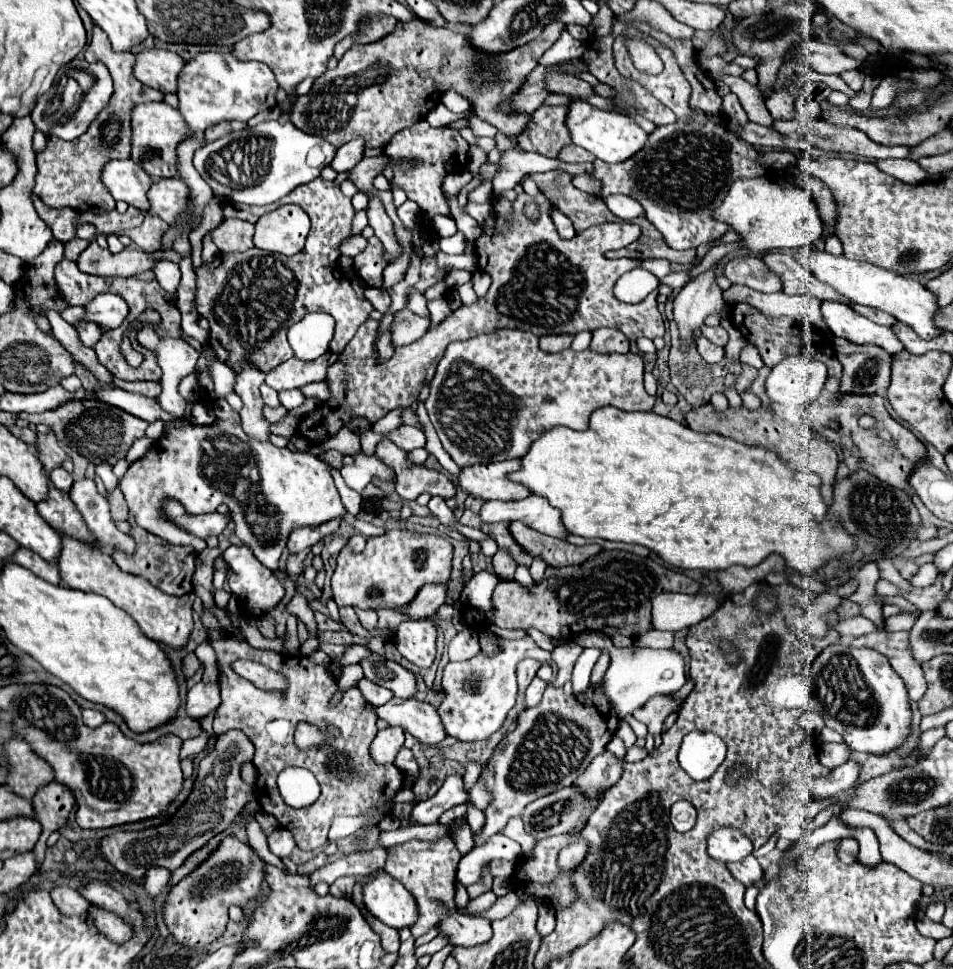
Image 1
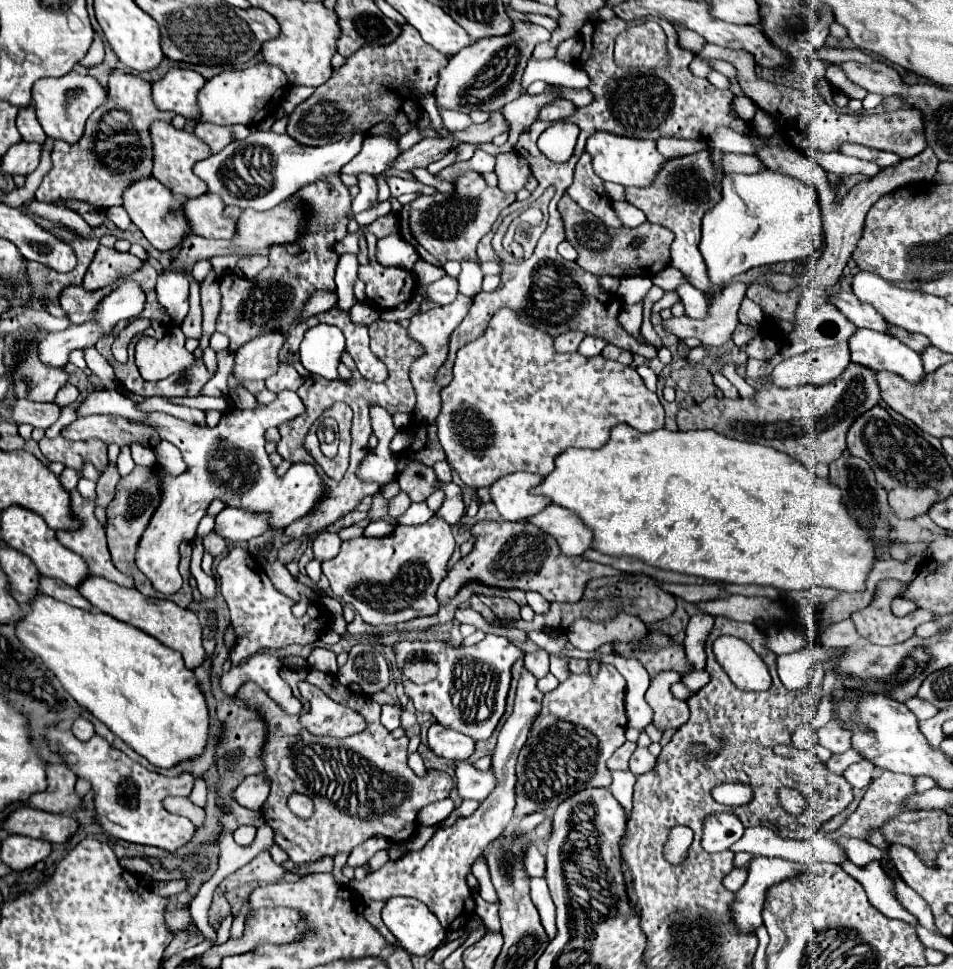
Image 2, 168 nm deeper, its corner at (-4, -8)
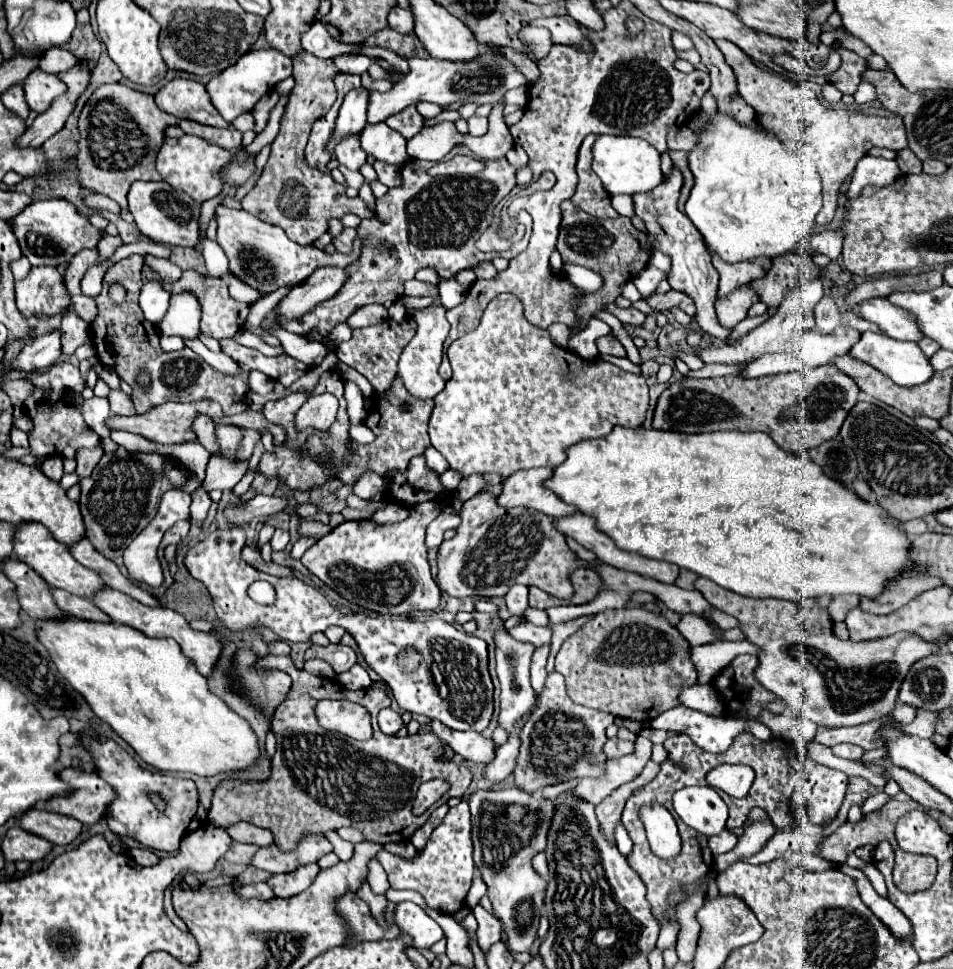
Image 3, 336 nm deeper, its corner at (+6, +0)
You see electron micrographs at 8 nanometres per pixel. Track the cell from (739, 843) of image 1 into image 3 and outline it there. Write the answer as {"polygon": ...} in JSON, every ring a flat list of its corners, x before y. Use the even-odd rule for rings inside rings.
{"polygon":[[688,786,674,794,674,812,684,824,710,838,726,828,728,806,710,786]]}

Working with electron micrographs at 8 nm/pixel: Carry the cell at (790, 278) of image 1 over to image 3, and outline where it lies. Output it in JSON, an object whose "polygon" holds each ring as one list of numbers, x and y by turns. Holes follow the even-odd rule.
{"polygon":[[872,298,860,302,858,314,868,322,874,322,890,338,912,342,918,342,922,338,916,322,906,312,900,312,896,306,892,306,886,298]]}

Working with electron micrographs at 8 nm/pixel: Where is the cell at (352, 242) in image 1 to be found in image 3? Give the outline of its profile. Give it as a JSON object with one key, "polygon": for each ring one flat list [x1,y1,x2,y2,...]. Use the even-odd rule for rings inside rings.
{"polygon":[[344,228,344,230,332,240,332,244,336,246,336,250,338,250,340,254,350,254,350,252,352,252,352,242,354,242,354,238,356,238,356,228]]}

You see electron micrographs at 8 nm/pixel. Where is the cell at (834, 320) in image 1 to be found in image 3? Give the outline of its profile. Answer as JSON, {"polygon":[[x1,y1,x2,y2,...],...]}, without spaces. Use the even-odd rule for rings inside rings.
{"polygon":[[864,332,860,340,850,348,848,356,874,366,876,370,892,378,898,386,918,386,918,384,924,384,934,374,932,366,928,364,928,358,922,354,916,342,900,342,876,332]]}

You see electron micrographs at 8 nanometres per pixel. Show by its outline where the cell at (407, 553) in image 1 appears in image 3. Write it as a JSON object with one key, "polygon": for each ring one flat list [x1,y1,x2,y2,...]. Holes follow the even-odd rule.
{"polygon":[[428,500,422,504,416,504,408,510,408,518,396,524,386,524,378,526,368,520,358,520,358,522,342,522,336,526,328,536,318,540,308,552,302,556,302,564,318,576,328,588,338,592,342,598,348,602,374,610,378,614,408,614,414,610,438,610,442,592,436,586,432,574,430,574,430,564,428,564,428,546,424,542,426,538,426,526,442,512,438,500]]}

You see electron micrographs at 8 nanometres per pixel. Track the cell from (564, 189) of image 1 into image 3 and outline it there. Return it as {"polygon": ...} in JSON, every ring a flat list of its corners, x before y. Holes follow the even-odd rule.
{"polygon":[[570,200,562,202,562,222,560,222,560,234,558,234,558,250,562,254,564,264,578,264,592,268,604,276,604,286,600,292,584,294,580,292,580,310,586,318,592,318,592,314,602,312,604,304,610,304,614,298,620,296,620,284,630,280,632,274,646,268,650,260,648,252,648,234,636,230,630,224,630,218,616,216,608,220,600,220,594,216,588,216,580,208,576,208]]}

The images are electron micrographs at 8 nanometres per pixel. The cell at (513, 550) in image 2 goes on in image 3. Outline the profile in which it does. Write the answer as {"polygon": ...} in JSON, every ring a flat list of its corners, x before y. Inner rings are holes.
{"polygon":[[478,492,470,500,464,502,462,512,460,512,460,526,456,528,456,536,452,540,442,542,438,550,438,576,436,584,438,588,448,594,448,596,504,596,514,584,524,584,524,586,536,586,542,588,544,592,570,600,574,594,570,576,578,568,586,568,588,564,602,564,602,562,586,562,578,558,566,544,566,538,562,532,558,532,552,526,552,518,544,516,542,512,532,512,528,508,500,508,496,504,496,498,492,498,488,492]]}

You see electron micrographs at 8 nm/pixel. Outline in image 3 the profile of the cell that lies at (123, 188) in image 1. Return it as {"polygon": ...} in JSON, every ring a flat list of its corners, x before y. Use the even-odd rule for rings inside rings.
{"polygon":[[164,180,160,182,134,182,128,192,128,210,134,216,134,222,138,230,148,236,154,242,166,244,166,246,190,246,194,248,198,244,198,216,200,216,200,204,180,192,174,190]]}

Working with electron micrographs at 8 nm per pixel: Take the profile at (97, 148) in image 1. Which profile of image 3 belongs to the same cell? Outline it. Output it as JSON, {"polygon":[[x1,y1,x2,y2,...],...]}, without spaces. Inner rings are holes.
{"polygon":[[120,82,98,86,78,118,78,154,76,158,68,160,78,170,78,184,86,190,116,200,120,208,126,210,126,194,132,182,160,180,160,174,154,168,156,152,164,140,164,128,176,122,178,118,160,110,150,94,132,90],[98,164,104,164,104,168],[116,166,126,166,126,170]]}

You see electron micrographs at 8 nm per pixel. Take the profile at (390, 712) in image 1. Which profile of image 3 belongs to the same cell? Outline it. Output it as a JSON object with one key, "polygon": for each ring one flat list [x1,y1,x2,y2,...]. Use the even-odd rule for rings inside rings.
{"polygon":[[430,720,430,730,446,746,450,746,456,754,460,754,466,760,486,764,492,758,494,742,490,738,484,738,482,734,476,734,476,732,458,732,458,730,452,730,452,728,440,724,440,720]]}

